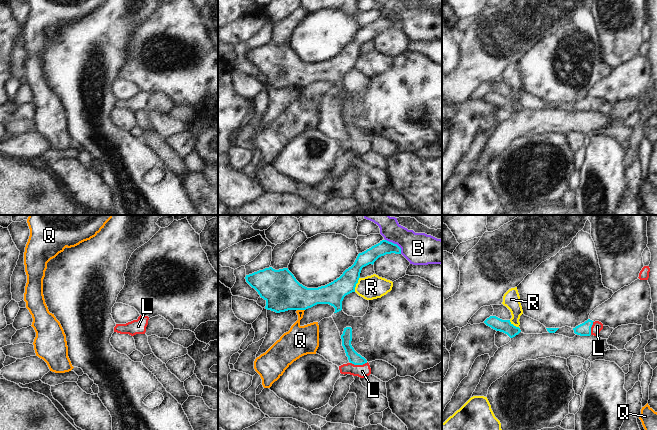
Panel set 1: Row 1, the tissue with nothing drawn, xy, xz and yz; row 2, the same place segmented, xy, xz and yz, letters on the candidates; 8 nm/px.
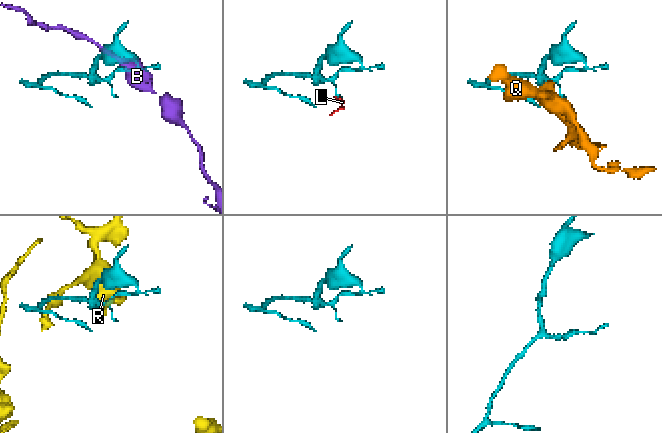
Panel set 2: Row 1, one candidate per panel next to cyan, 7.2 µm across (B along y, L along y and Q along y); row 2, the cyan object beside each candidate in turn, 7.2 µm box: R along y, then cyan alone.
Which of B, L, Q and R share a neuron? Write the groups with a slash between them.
B / L / Q / R

